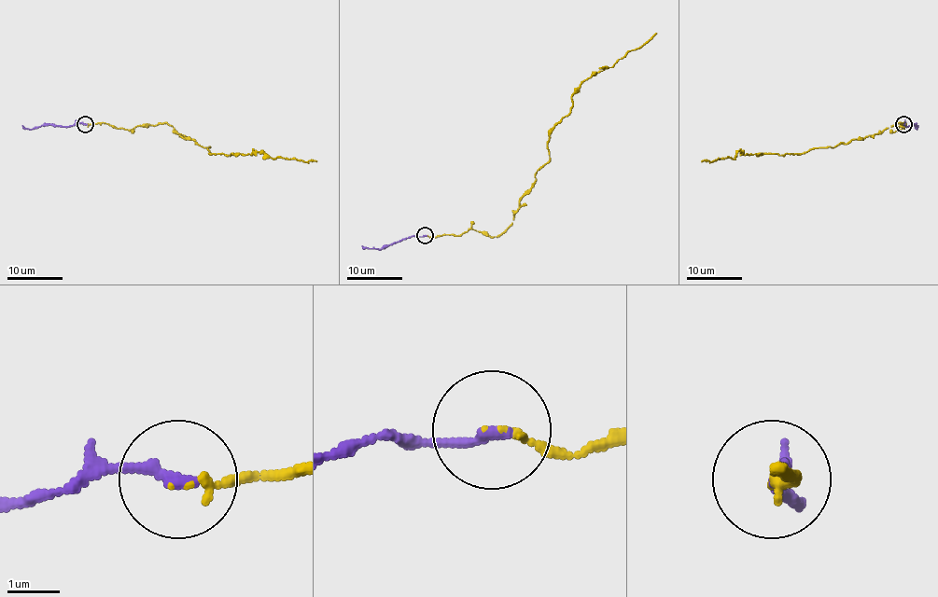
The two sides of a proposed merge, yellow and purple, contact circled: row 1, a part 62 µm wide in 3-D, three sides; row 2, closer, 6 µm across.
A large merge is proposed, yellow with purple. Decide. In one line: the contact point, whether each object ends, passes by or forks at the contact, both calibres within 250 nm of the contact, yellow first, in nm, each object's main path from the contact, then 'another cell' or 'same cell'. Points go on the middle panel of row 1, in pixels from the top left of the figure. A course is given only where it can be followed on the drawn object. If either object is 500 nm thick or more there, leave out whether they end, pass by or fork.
place (425, 235); yellow ends; purple ends; calibres 130 and 240 nm; course yellow (425, 235), (473, 229), (501, 235), (549, 160), (551, 131), (569, 112), (572, 92), (656, 33); course purple (425, 235), (405, 238), (380, 249), (362, 246); same cell

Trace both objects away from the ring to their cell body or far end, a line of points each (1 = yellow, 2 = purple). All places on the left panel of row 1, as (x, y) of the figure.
1: (85, 125), (133, 129), (161, 123), (209, 147), (211, 153), (260, 151), (273, 159), (316, 161)
2: (85, 123), (45, 125), (28, 129), (22, 125)

